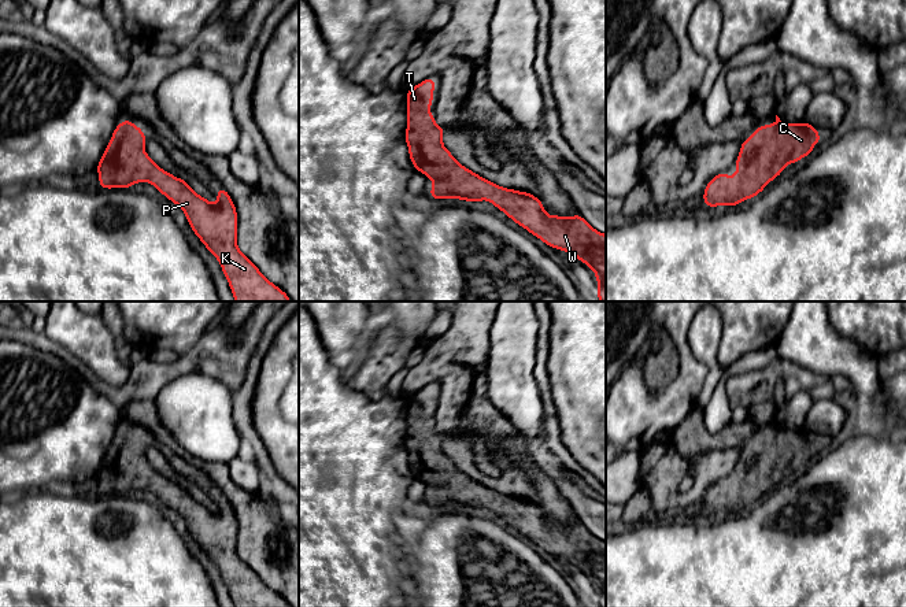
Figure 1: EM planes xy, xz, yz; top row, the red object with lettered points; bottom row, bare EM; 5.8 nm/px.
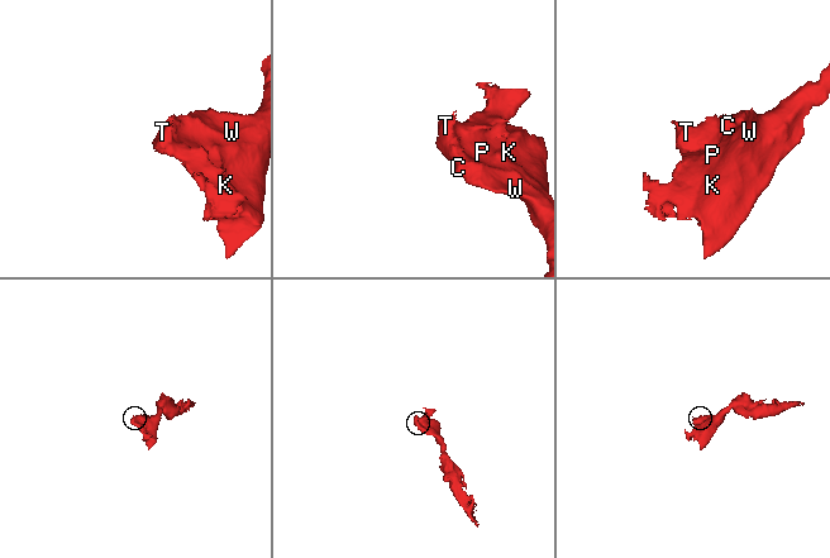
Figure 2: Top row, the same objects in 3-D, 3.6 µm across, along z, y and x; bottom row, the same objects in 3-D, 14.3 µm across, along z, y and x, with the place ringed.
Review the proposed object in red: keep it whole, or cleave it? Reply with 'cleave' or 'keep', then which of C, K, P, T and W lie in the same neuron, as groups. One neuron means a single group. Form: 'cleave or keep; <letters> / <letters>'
keep; C K P T W

